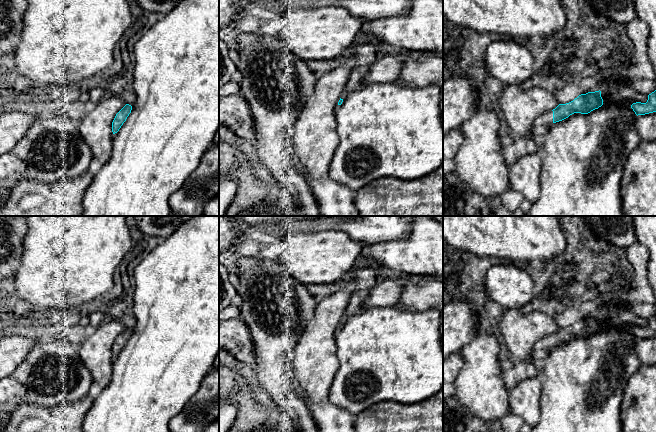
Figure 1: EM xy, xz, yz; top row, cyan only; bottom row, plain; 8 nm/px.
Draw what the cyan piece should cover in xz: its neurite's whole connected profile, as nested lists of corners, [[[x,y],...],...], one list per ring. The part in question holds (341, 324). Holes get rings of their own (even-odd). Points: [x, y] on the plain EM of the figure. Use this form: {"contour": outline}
{"contour": [[[372,266],[360,268],[357,276],[352,284],[352,296],[350,302],[341,318],[338,329],[341,329],[343,324],[352,316],[361,313],[363,303],[370,291],[376,284],[376,269]]]}

